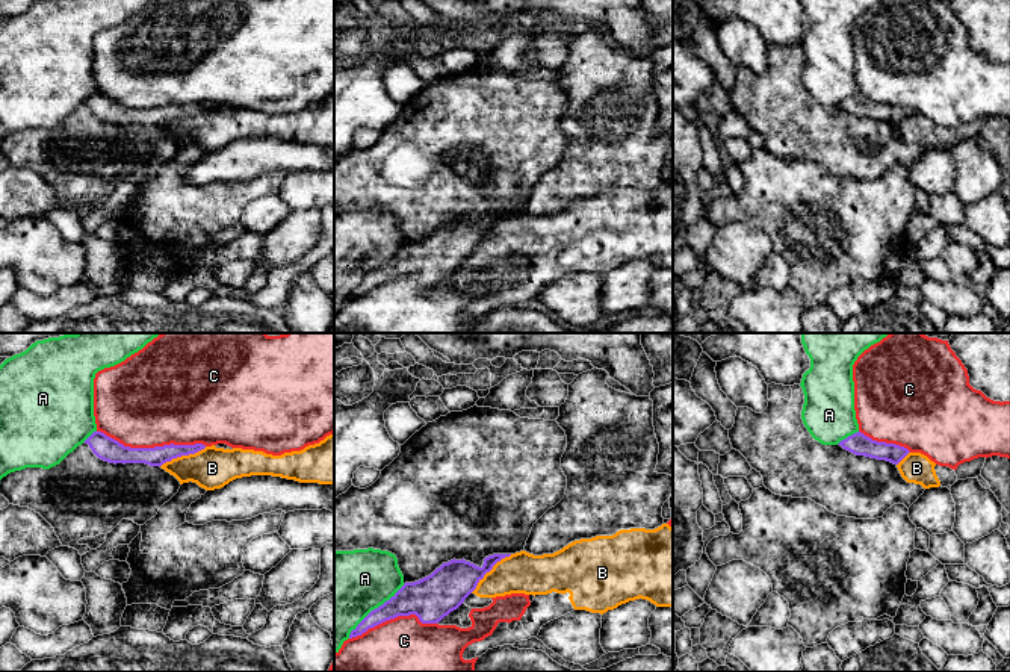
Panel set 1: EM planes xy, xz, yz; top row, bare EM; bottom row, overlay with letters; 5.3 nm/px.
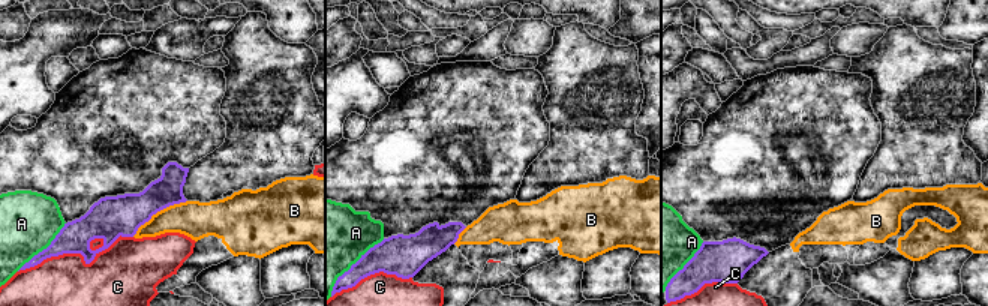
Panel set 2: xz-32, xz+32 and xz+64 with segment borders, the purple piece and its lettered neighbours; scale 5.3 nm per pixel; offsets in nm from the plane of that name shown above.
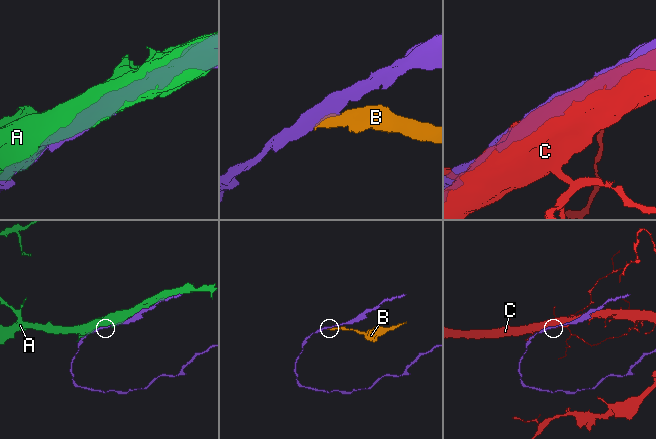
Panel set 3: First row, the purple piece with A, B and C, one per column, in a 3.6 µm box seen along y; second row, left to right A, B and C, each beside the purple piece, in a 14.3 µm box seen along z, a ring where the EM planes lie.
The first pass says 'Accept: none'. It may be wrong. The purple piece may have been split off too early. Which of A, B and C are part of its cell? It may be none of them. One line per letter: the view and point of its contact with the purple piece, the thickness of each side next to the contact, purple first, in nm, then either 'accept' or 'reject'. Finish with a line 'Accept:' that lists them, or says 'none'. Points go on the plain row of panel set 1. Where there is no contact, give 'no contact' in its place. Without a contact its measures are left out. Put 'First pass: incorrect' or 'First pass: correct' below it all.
A: meets purple in xz at (375, 270); 190 nm thick on the purple side, 420 nm on the other; reject
B: meets purple in xz at (489, 232); 220 nm thick on the purple side, 220 nm on the other; reject
C: meets purple in xy at (151, 109); 130 nm thick on the purple side, 480 nm on the other; reject
Accept: none
First pass: correct

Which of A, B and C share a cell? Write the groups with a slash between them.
A / B / C

